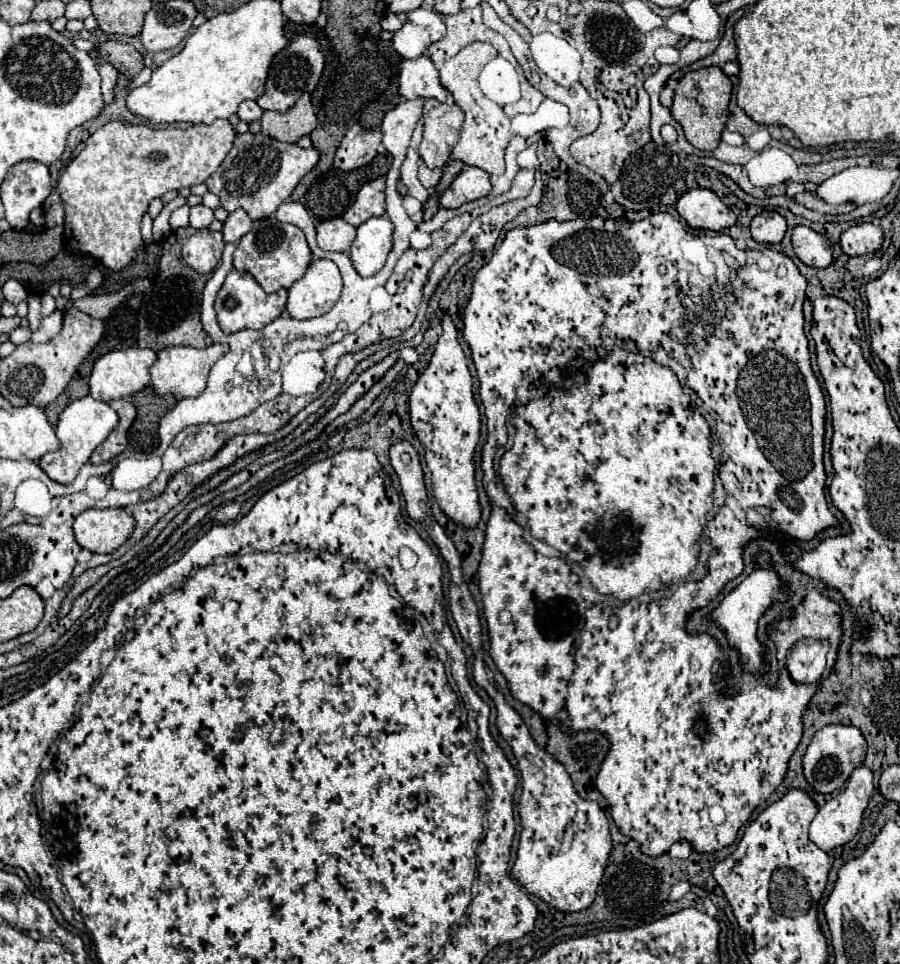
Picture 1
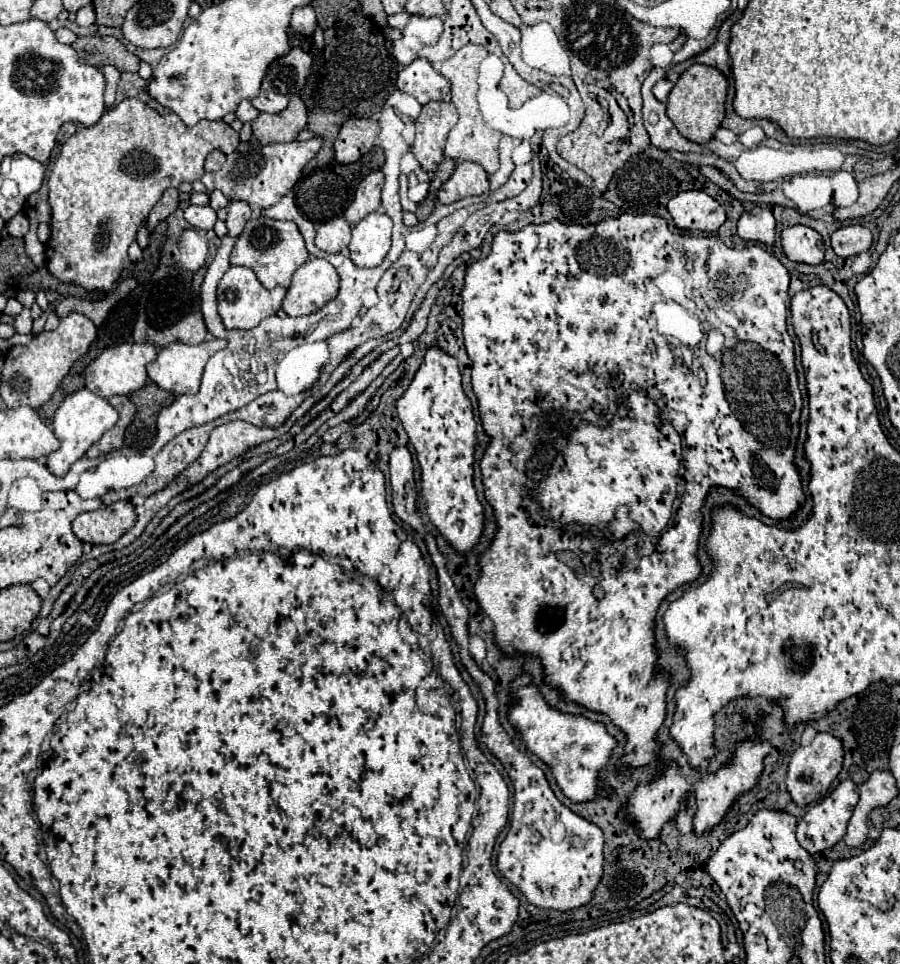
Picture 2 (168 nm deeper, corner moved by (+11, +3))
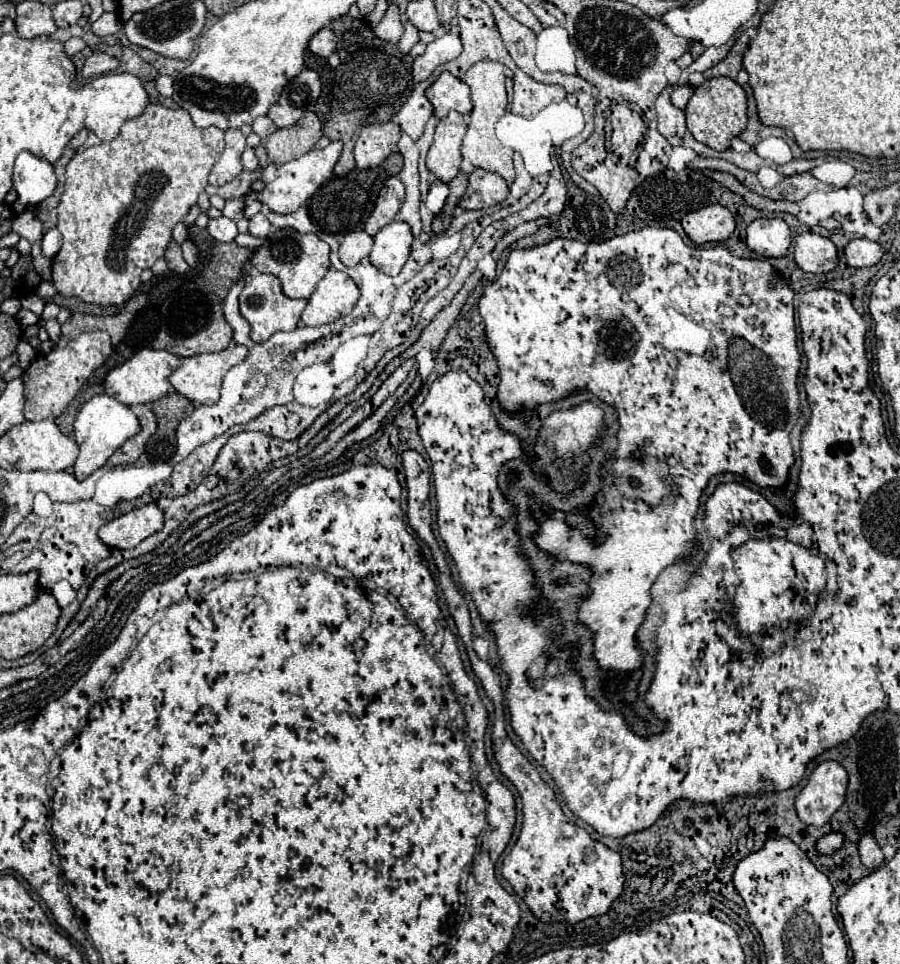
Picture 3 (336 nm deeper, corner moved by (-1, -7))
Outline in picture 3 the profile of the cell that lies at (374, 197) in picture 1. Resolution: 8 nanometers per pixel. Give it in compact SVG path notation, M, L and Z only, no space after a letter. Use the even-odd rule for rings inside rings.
M392 176L382 186L382 190L378 194L378 200L376 200L376 206L374 206L370 218L364 224L364 230L370 236L374 236L382 226L390 224L396 218L396 214L402 206L402 200L404 200L404 184L400 182L398 176Z

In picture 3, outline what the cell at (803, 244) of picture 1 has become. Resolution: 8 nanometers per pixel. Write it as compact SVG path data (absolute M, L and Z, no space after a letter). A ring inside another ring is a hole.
M810 232L796 238L794 258L804 272L830 272L838 266L838 252L832 240Z

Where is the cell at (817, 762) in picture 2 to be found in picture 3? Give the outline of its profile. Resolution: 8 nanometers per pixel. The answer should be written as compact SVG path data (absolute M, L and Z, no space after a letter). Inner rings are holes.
M822 760L796 798L800 820L812 826L824 826L828 818L844 804L846 786L848 774L842 764L836 760Z

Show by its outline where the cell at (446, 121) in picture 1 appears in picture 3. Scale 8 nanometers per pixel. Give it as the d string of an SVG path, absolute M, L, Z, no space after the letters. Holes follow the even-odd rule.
M450 112L444 120L438 122L434 132L434 142L426 156L426 166L432 174L436 174L442 182L450 182L460 170L460 144L468 126L464 116L458 112Z

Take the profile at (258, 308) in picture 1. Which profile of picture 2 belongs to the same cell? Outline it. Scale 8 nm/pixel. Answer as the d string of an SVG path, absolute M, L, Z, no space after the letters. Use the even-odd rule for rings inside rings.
M232 266L224 274L220 284L218 284L218 312L220 312L220 316L224 320L224 326L228 330L234 330L234 328L250 330L260 320L276 314L282 308L284 296L286 296L286 288L276 286L272 290L266 290L250 268L246 268L246 266Z

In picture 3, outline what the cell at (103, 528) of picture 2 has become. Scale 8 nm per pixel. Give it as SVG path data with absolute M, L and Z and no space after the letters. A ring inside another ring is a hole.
M146 504L128 514L122 514L98 530L100 540L108 548L136 548L144 538L162 528L162 510L156 504Z

